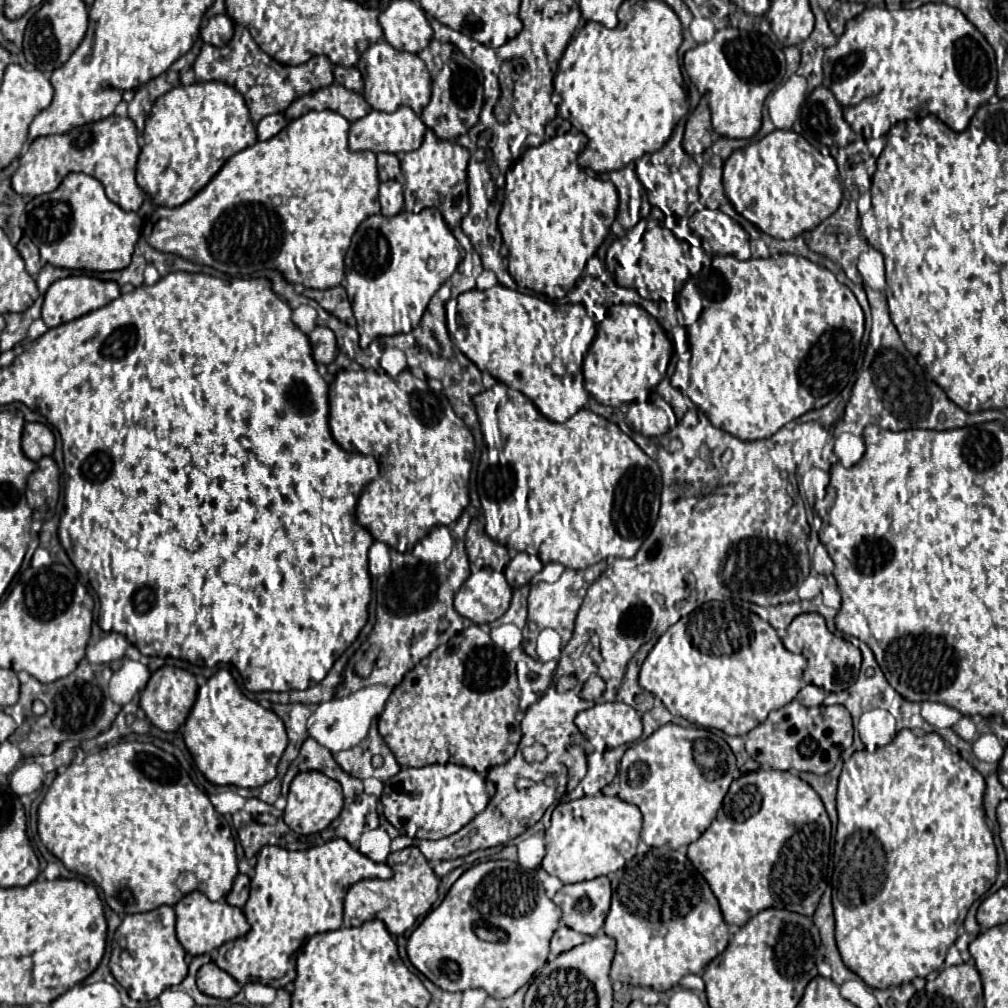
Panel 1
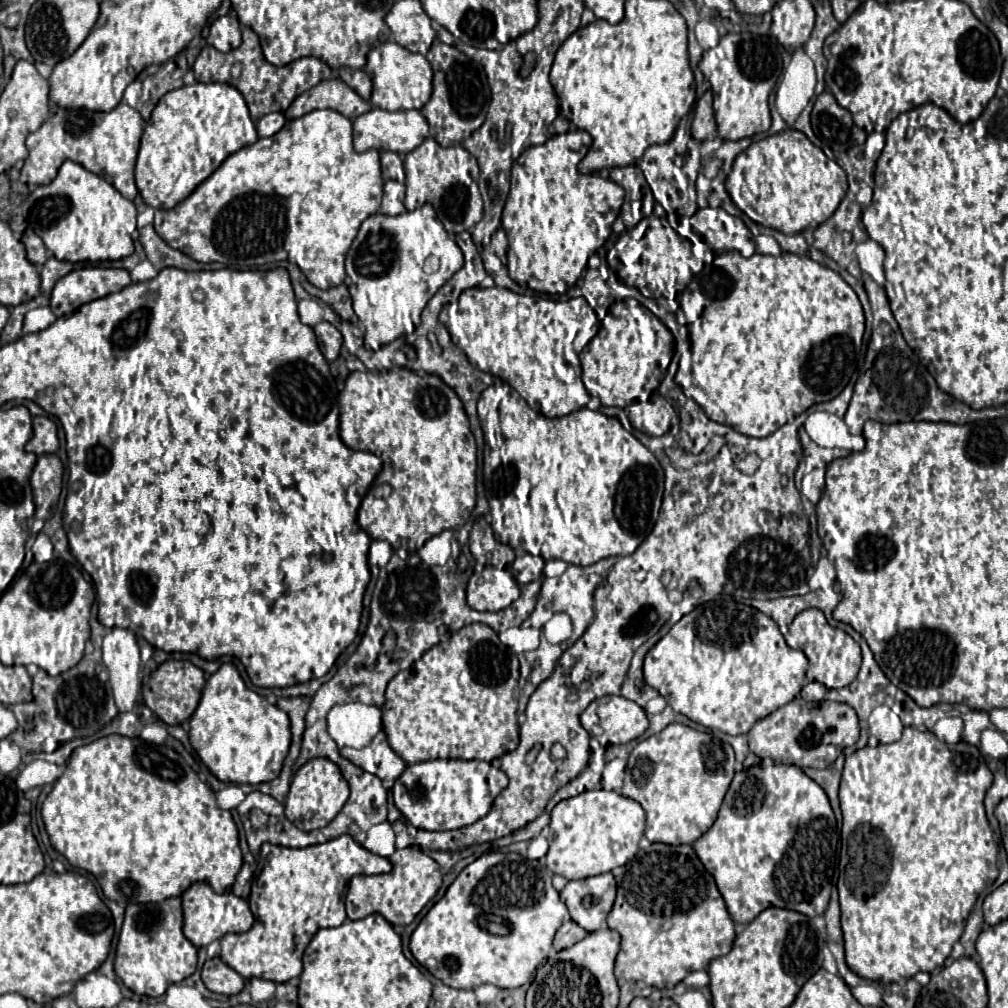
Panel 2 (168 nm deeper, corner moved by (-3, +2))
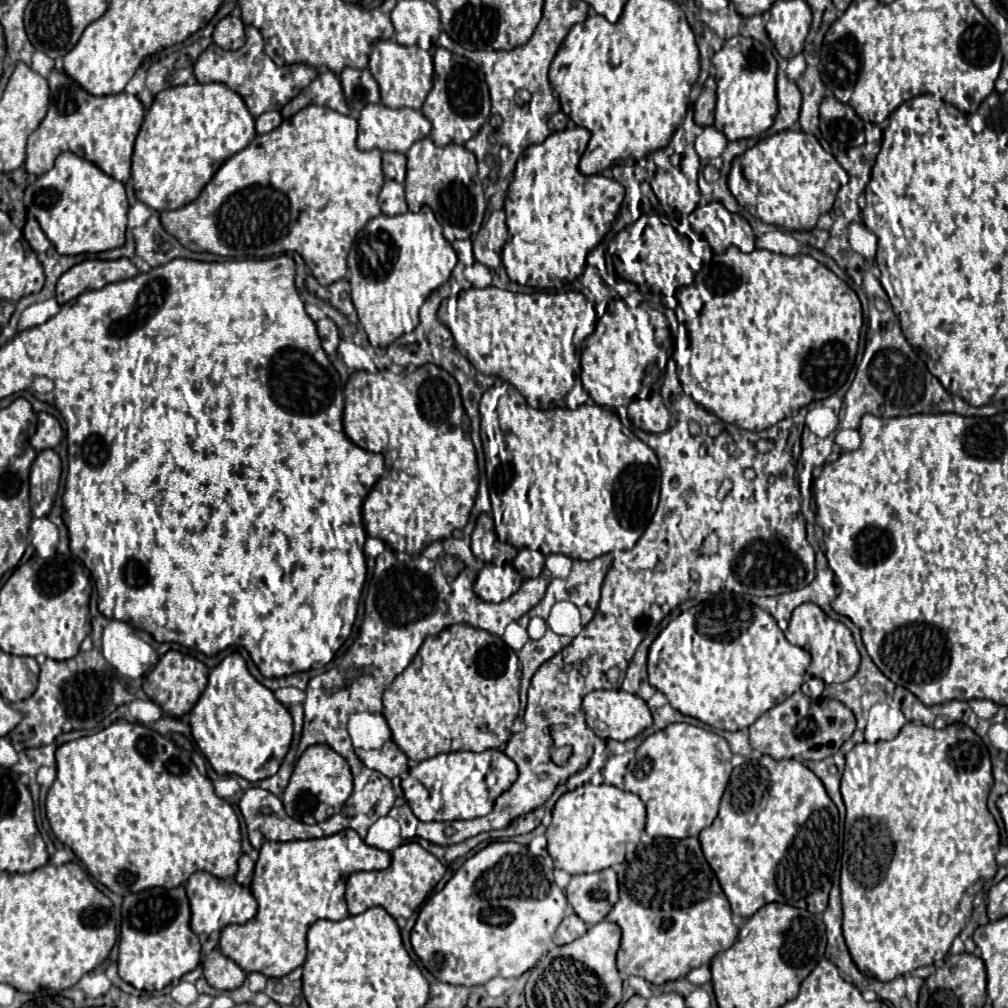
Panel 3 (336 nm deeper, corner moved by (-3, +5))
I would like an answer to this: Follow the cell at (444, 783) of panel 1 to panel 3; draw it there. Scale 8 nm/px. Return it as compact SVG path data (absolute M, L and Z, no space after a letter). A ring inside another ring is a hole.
M488 750L482 754L476 752L438 754L410 768L408 774L402 778L402 790L414 816L422 822L430 822L430 820L454 822L454 820L470 820L470 818L486 816L494 806L492 800L496 800L504 790L508 790L518 776L516 764L504 752L500 754L496 750L490 752L492 752L490 768L488 768Z

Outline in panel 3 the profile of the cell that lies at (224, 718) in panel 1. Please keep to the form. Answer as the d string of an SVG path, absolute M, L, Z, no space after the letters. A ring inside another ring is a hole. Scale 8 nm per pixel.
M238 652L226 656L208 676L208 686L190 712L192 736L210 762L222 774L236 774L248 782L274 776L292 740L292 716L274 698L272 690L254 680Z

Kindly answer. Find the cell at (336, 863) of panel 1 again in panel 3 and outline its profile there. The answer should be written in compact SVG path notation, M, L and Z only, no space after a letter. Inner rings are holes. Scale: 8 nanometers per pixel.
M342 830L334 836L326 836L326 838L314 838L314 840L294 840L294 842L264 842L262 848L260 848L260 858L256 862L256 868L254 868L254 878L252 878L252 894L254 898L258 900L258 914L242 924L242 926L226 926L220 934L220 951L224 956L232 958L244 972L262 972L264 976L268 978L282 978L286 974L290 974L292 970L296 970L298 966L304 964L304 958L306 958L306 932L308 928L316 922L316 920L342 920L348 916L348 908L346 908L345 901L345 889L346 880L352 872L360 872L360 870L384 870L390 866L390 854L384 852L384 850L378 850L378 848L372 848L372 846L366 846L364 840L354 832L354 830Z

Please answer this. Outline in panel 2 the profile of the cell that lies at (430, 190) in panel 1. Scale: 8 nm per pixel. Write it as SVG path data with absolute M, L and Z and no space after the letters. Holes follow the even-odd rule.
M428 137L420 147L404 157L404 171L406 209L414 211L424 203L430 203L450 237L462 231L472 231L474 225L482 219L484 203L478 191L480 169L476 159L462 145L440 147L432 137Z

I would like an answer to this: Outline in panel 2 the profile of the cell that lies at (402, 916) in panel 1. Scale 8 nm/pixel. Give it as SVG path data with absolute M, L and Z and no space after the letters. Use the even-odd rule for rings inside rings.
M420 847L396 849L392 853L392 871L384 875L356 875L347 887L345 908L348 919L364 919L372 913L384 915L392 925L410 925L442 885L438 863Z

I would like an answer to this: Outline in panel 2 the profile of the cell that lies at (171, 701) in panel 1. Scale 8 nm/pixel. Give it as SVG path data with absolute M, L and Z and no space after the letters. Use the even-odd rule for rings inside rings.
M164 661L142 686L141 694L143 702L166 723L166 725L180 725L186 719L190 719L190 715L194 713L194 709L198 707L200 695L202 695L202 687L204 687L206 679L204 679L204 671L198 669L196 665L192 665L190 661Z

